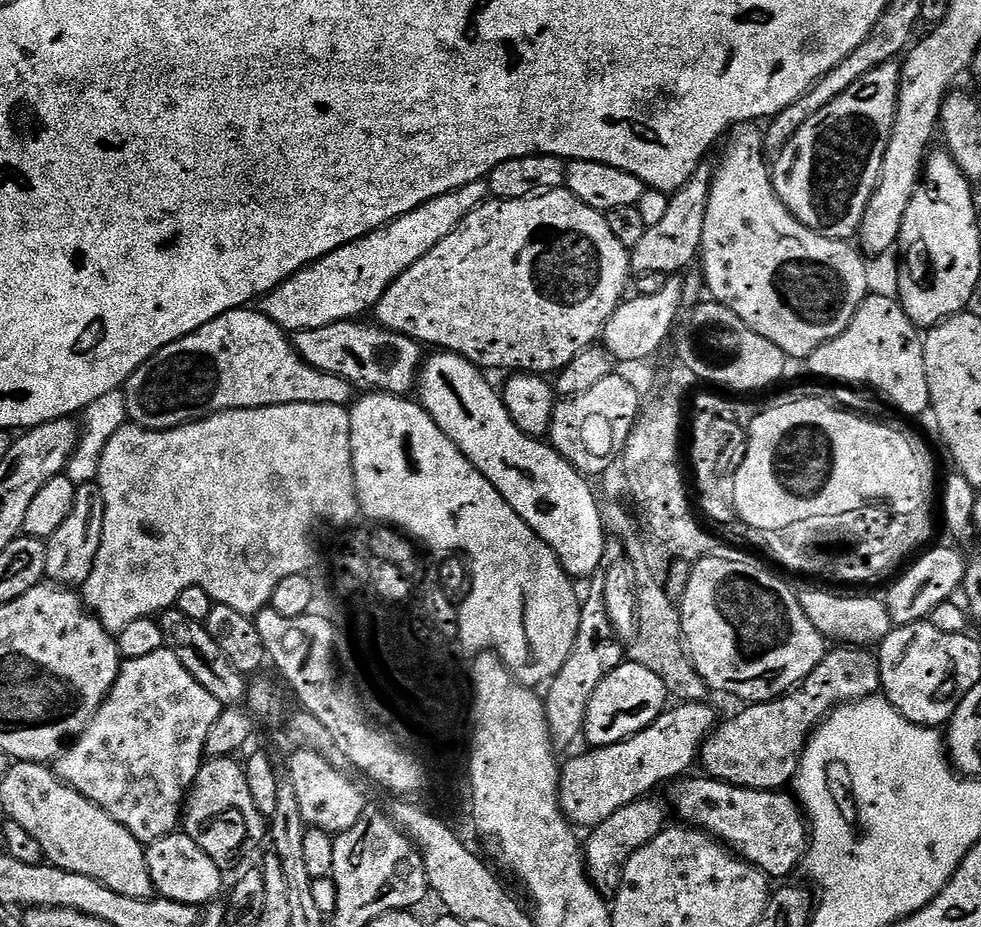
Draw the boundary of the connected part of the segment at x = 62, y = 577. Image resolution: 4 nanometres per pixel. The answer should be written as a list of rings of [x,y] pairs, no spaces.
[[[99,483],[79,485],[74,494],[74,510],[70,510],[70,518],[66,518],[66,522],[62,522],[62,526],[58,526],[56,533],[46,541],[48,549],[44,574],[51,583],[57,586],[82,586],[86,578],[90,578],[90,570],[94,570],[94,558],[102,542],[105,514],[106,506]]]

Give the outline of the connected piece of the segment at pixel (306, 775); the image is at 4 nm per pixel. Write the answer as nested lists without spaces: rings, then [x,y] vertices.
[[[300,746],[297,752],[288,760],[288,776],[287,779],[292,785],[292,789],[296,791],[298,798],[298,810],[302,810],[302,818],[309,829],[319,830],[322,832],[331,832],[339,834],[350,830],[350,826],[354,826],[366,815],[364,808],[364,792],[347,776],[344,772],[339,772],[330,761],[324,760],[324,756],[320,752],[315,752],[315,747]]]

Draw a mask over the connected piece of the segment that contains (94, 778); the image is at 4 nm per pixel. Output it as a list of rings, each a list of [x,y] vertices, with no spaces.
[[[167,646],[154,650],[154,654],[146,654],[146,658],[124,660],[121,663],[118,678],[112,689],[108,691],[108,696],[102,702],[98,714],[94,714],[90,726],[86,726],[84,733],[64,749],[59,760],[55,761],[54,771],[65,784],[78,790],[78,794],[82,794],[87,800],[94,802],[102,810],[106,810],[106,814],[110,814],[110,818],[114,818],[114,822],[126,826],[126,830],[130,830],[130,834],[134,834],[134,838],[138,838],[142,842],[161,840],[163,836],[173,835],[175,828],[172,827],[175,824],[177,827],[178,804],[176,808],[176,796],[181,795],[180,797],[183,797],[196,781],[196,771],[199,770],[206,756],[204,747],[208,737],[208,728],[214,726],[214,722],[218,722],[221,711],[222,706],[218,702],[218,698],[214,698],[214,694],[204,690],[194,680],[194,674],[190,674],[190,670],[186,670],[186,666],[182,666],[182,662],[178,662],[178,654],[171,652]]]

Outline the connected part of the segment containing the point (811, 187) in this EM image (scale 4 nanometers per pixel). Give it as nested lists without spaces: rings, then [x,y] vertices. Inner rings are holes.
[[[899,63],[883,64],[858,78],[850,90],[842,90],[834,102],[822,106],[806,126],[790,138],[786,147],[779,149],[780,156],[771,165],[772,181],[778,198],[810,230],[820,232],[826,238],[851,241],[860,231],[860,223],[866,214],[866,206],[880,181],[882,164],[886,158],[890,138],[894,134],[894,122],[898,110],[900,90]]]

